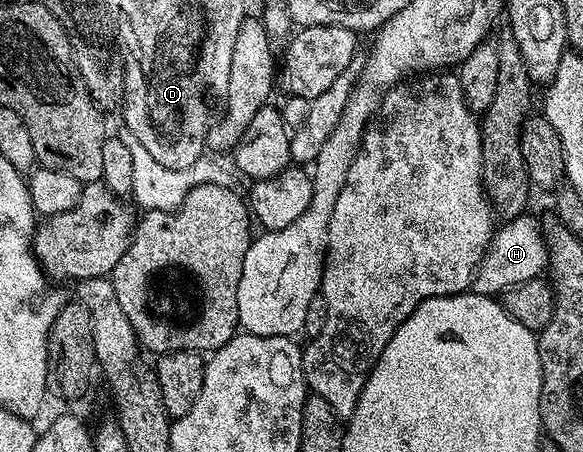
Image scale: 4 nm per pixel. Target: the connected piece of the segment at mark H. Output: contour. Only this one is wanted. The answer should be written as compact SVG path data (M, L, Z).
M531 213L506 220L491 236L491 243L475 270L470 290L477 295L502 296L513 285L521 285L530 279L538 279L547 271L547 237L544 224L538 223Z

